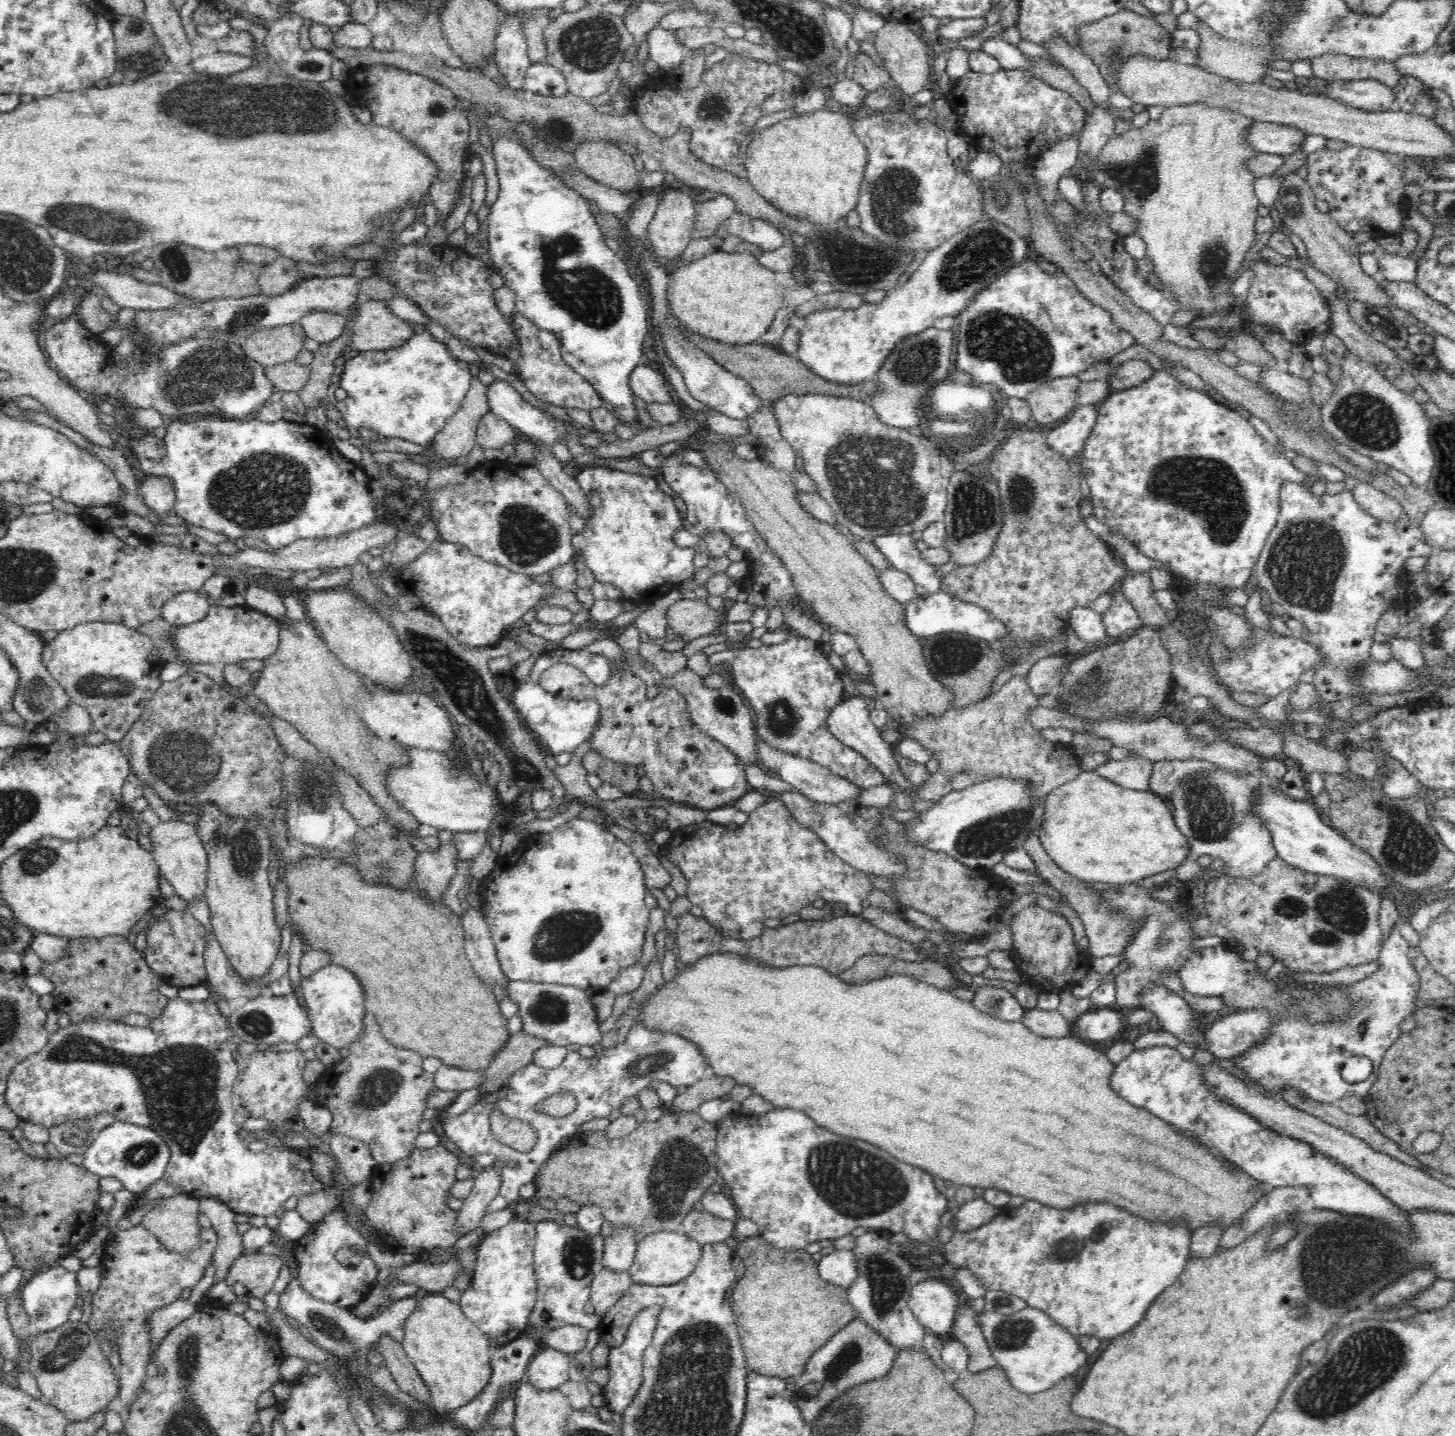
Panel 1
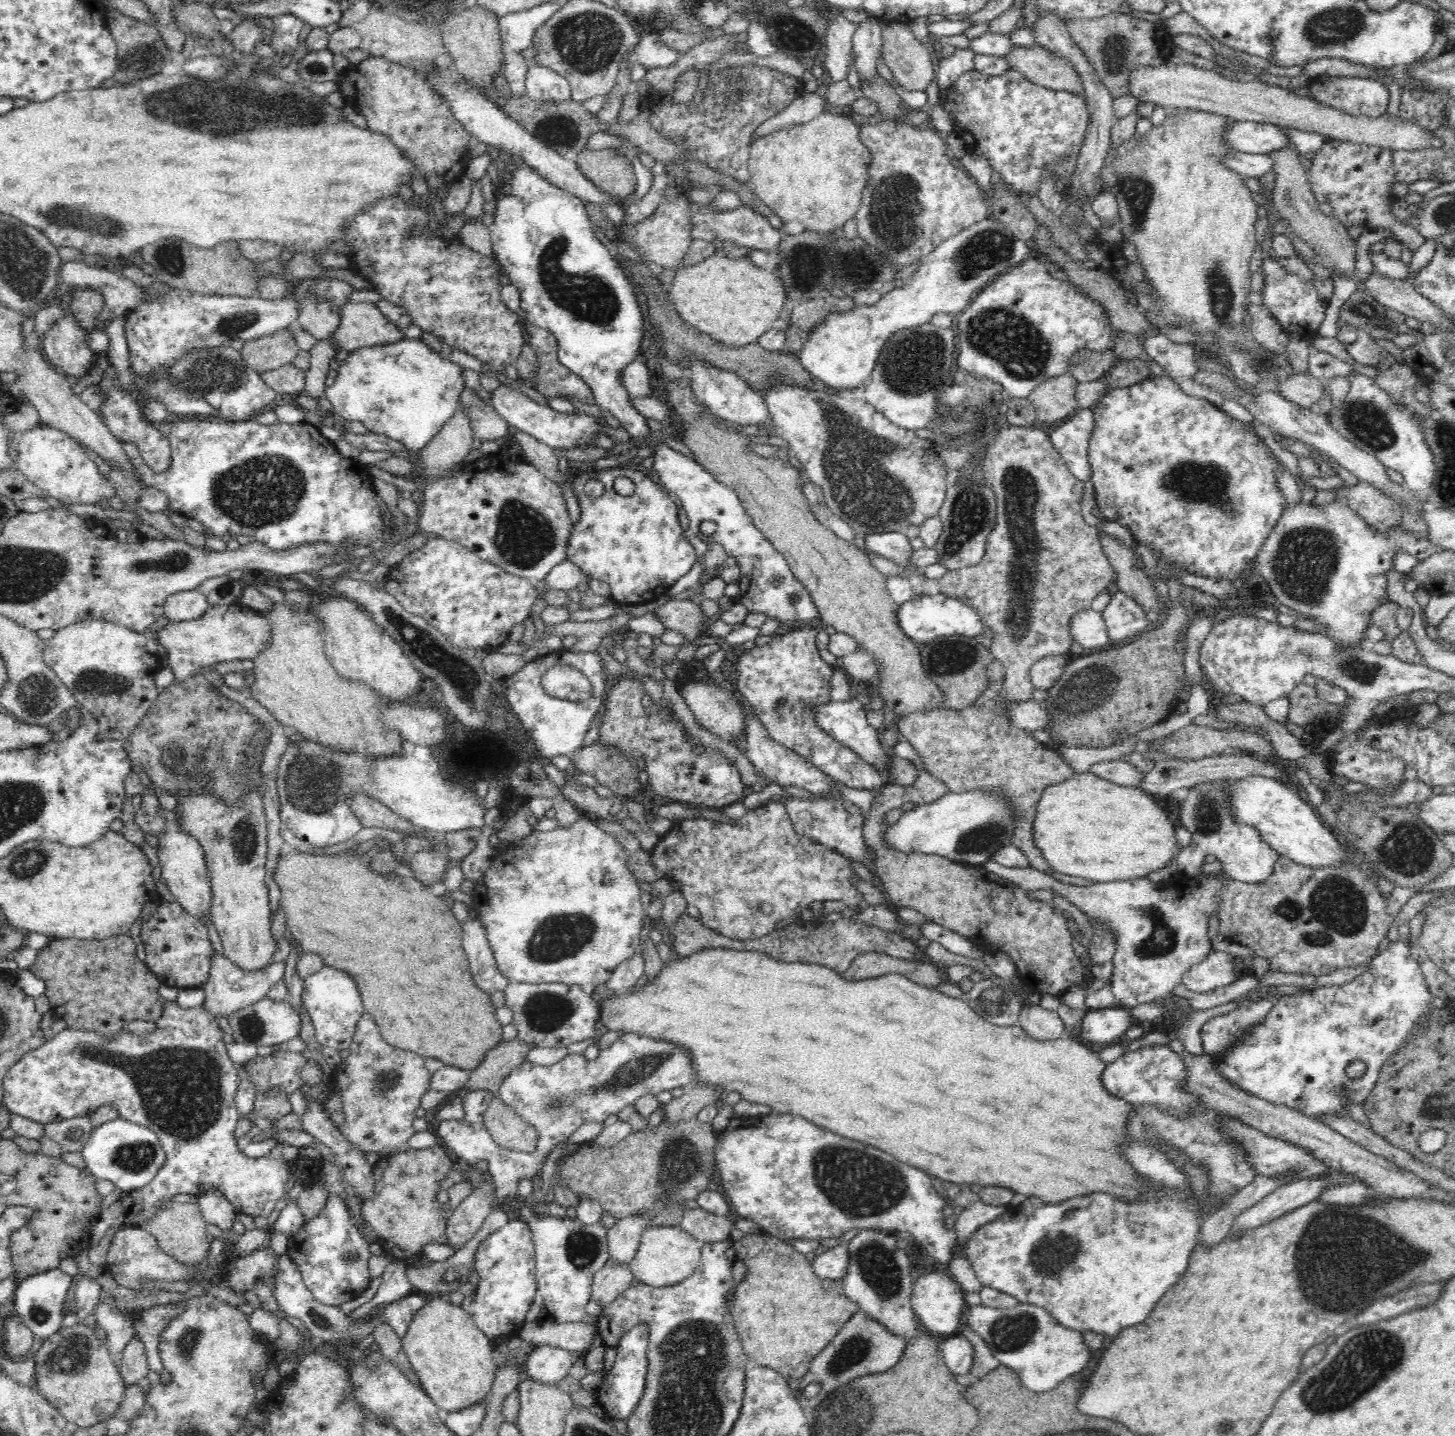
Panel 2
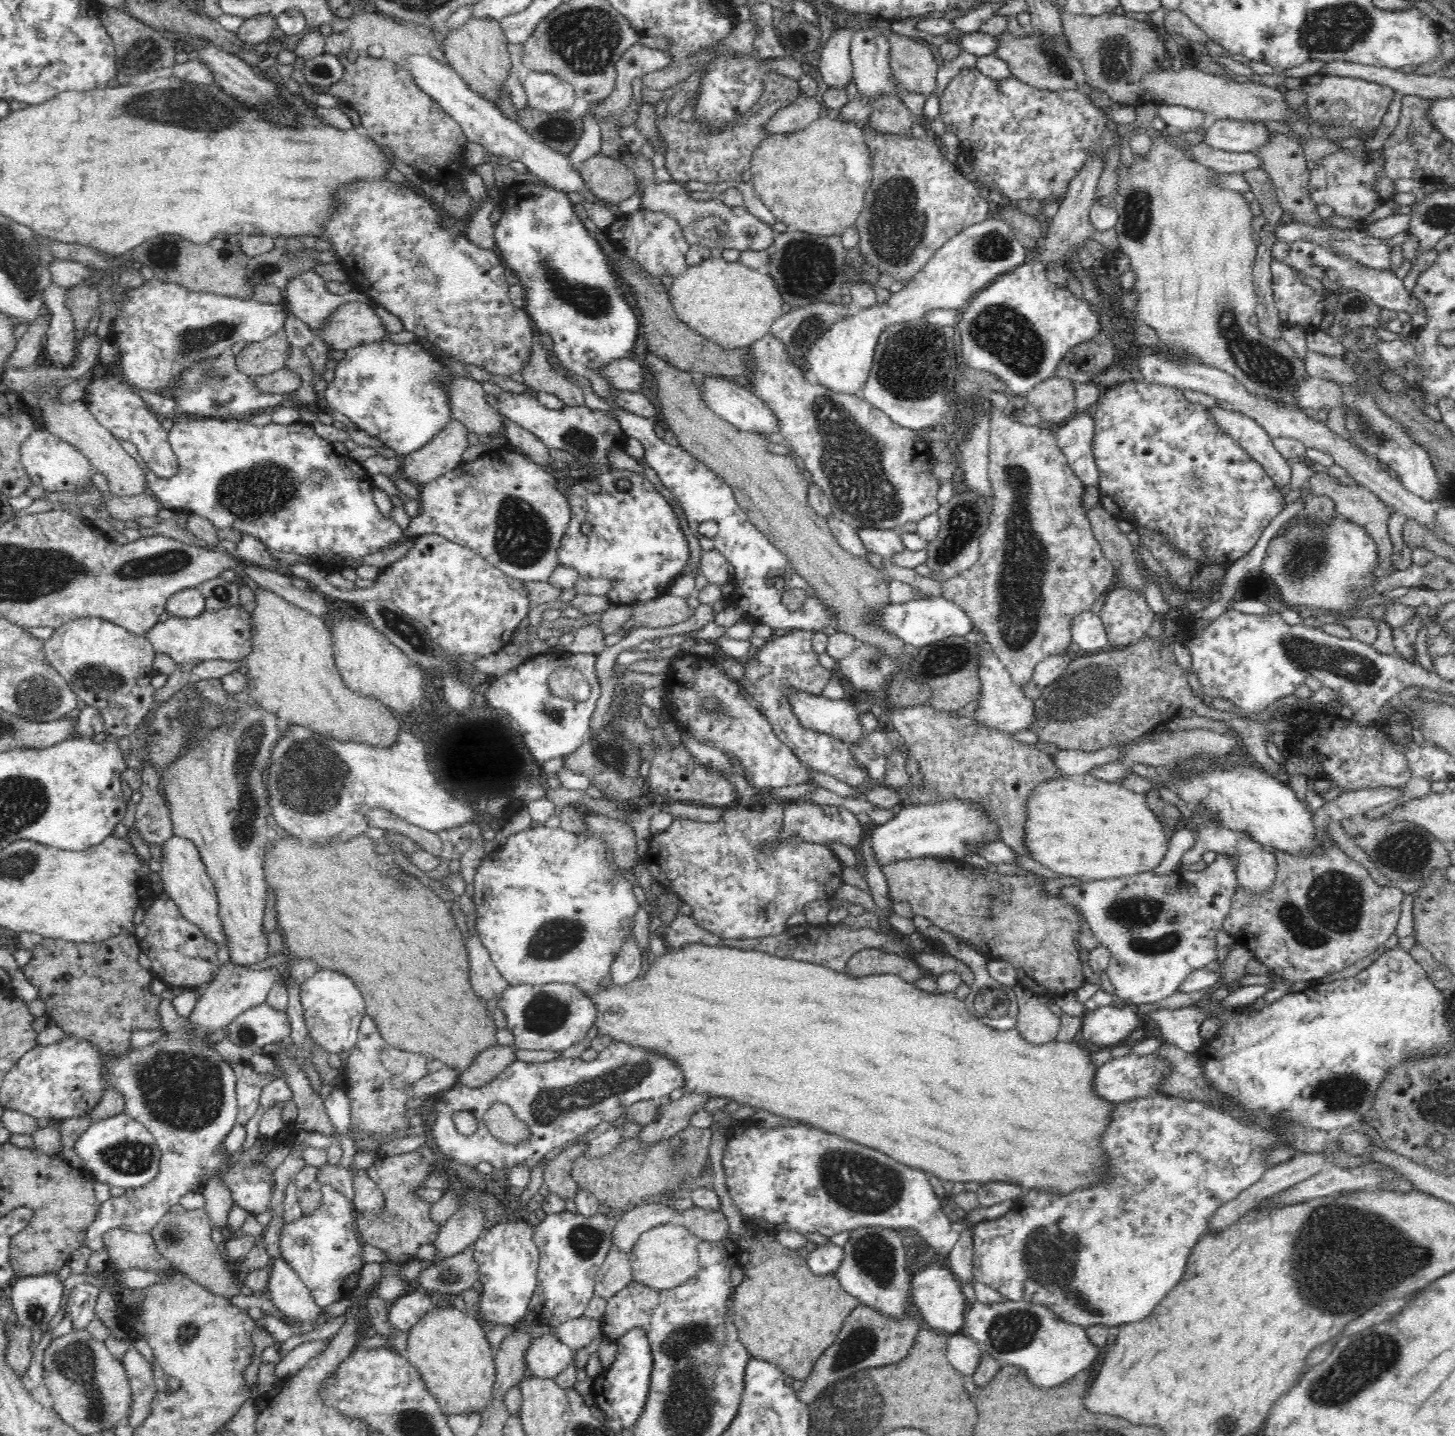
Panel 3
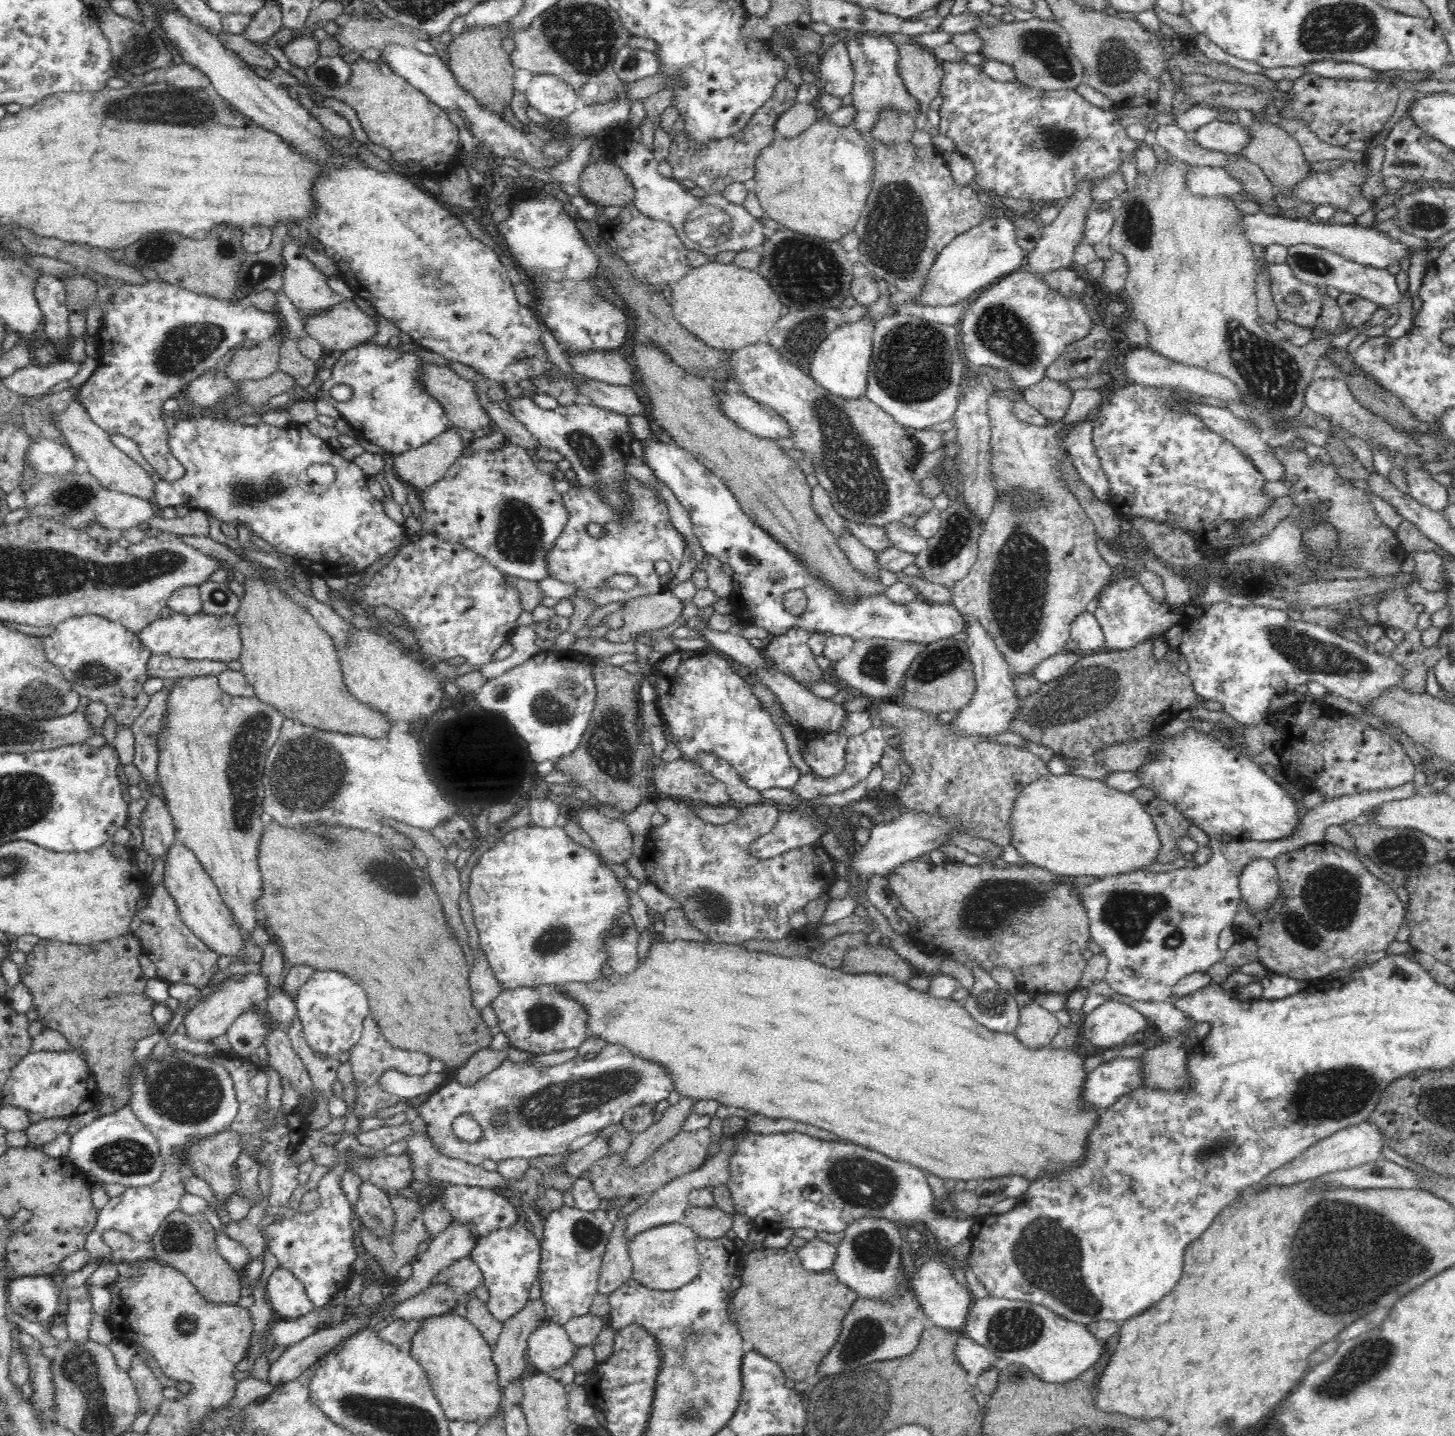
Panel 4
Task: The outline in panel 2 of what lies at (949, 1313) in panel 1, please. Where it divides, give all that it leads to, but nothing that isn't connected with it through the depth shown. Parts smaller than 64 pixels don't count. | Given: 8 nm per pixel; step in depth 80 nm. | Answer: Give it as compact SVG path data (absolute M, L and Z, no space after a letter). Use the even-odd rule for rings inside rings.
M940 1271L924 1273L914 1280L911 1308L922 1328L933 1335L952 1334L960 1328L960 1314L964 1308L965 1292L950 1276Z

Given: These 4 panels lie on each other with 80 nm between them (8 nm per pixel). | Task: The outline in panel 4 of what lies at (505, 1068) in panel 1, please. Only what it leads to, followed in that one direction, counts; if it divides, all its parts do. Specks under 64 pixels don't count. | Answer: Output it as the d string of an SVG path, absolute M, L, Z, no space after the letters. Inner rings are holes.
M483 1049L476 1052L463 1068L458 1069L456 1079L466 1086L474 1086L482 1078L492 1075L509 1060L507 1050Z

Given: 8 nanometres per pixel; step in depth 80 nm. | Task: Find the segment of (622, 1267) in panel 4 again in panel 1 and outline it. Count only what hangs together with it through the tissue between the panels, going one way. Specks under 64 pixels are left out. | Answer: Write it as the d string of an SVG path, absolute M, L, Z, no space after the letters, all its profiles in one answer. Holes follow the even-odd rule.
M603 1268L602 1272L594 1276L591 1284L589 1301L594 1306L594 1315L604 1317L632 1285L633 1280L628 1271L615 1273Z

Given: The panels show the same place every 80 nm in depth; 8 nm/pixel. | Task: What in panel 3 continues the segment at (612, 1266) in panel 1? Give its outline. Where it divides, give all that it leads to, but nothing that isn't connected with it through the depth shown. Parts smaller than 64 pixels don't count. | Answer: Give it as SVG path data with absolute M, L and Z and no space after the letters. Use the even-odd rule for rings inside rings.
M660 1202L638 1205L625 1213L616 1222L611 1234L611 1243L622 1254L632 1254L642 1233L668 1223L676 1208Z

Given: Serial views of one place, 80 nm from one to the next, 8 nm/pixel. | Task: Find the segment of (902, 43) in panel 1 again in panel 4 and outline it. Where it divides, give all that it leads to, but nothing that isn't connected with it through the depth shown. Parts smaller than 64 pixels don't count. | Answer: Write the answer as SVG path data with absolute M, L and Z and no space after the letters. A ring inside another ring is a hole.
M898 44L898 77L921 109L928 112L930 102L941 94L942 76L935 55L928 48L916 44Z

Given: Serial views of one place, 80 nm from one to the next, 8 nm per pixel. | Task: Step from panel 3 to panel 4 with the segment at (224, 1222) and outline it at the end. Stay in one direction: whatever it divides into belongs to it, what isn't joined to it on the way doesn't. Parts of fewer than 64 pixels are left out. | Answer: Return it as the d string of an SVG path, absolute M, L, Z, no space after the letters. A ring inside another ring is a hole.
M228 1129L220 1132L212 1139L200 1140L190 1148L189 1160L193 1160L194 1168L197 1170L197 1177L205 1180L211 1186L212 1196L218 1204L226 1204L226 1200L237 1192L238 1183L236 1183L236 1171L234 1163L242 1152L242 1133L236 1129Z

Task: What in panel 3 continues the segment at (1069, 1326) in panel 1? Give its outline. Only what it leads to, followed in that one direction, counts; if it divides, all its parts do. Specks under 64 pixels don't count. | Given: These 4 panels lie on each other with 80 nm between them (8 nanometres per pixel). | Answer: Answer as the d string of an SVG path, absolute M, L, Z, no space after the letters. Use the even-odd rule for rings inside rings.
M1159 1095L1152 1099L1123 1101L1118 1104L1114 1114L1118 1116L1118 1120L1114 1120L1114 1128L1110 1128L1110 1132L1106 1136L1106 1148L1110 1148L1110 1156L1114 1156L1114 1168L1118 1168L1118 1188L1114 1188L1114 1184L1110 1184L1110 1188L1090 1188L1086 1192L1074 1192L1074 1196L1064 1196L1062 1200L1054 1200L1052 1196L1048 1198L1048 1196L1042 1196L1037 1190L1030 1190L1024 1193L1018 1203L1014 1202L1004 1216L971 1225L970 1230L973 1233L973 1271L980 1284L991 1286L1012 1301L1026 1301L1044 1306L1054 1312L1063 1322L1075 1324L1075 1326L1084 1329L1090 1328L1090 1326L1118 1328L1122 1324L1132 1324L1132 1322L1144 1320L1154 1310L1154 1306L1162 1298L1166 1298L1168 1292L1184 1276L1192 1248L1205 1233L1209 1218L1213 1216L1215 1210L1225 1202L1236 1198L1251 1184L1257 1183L1264 1172L1271 1168L1266 1161L1268 1148L1274 1148L1276 1143L1284 1143L1277 1140L1273 1134L1267 1134L1255 1124L1246 1125L1245 1122L1234 1120L1218 1107L1208 1107L1198 1101L1184 1101L1174 1098L1174 1096Z

